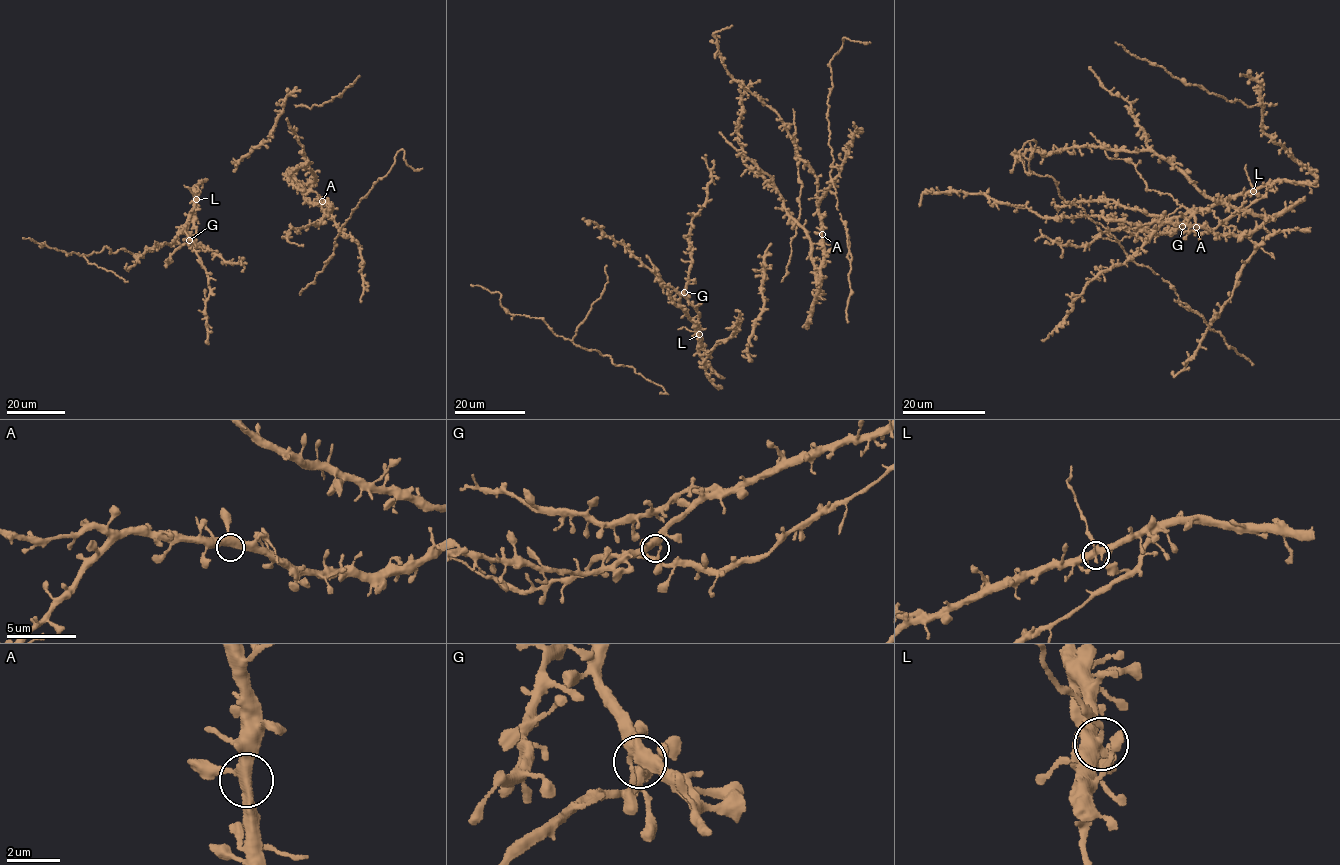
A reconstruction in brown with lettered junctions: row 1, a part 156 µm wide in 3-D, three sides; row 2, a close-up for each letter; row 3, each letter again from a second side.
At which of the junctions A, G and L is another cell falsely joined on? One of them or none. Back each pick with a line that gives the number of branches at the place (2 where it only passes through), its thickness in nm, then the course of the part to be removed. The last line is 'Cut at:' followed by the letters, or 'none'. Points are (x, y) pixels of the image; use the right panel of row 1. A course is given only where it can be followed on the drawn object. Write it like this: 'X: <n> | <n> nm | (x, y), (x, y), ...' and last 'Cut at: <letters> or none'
L: 3 | 380 nm | (1253, 191), (1245, 170), (1246, 164)
Cut at: L

